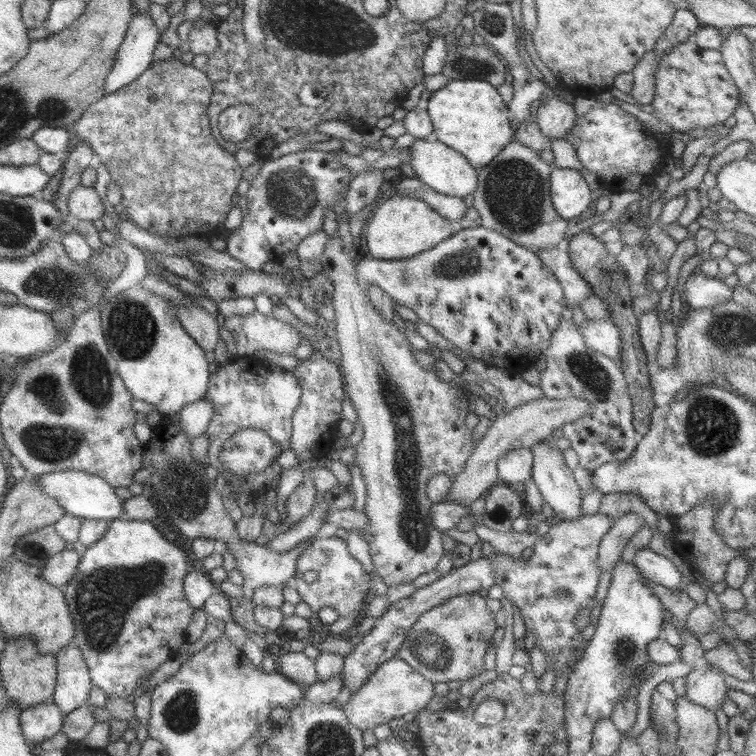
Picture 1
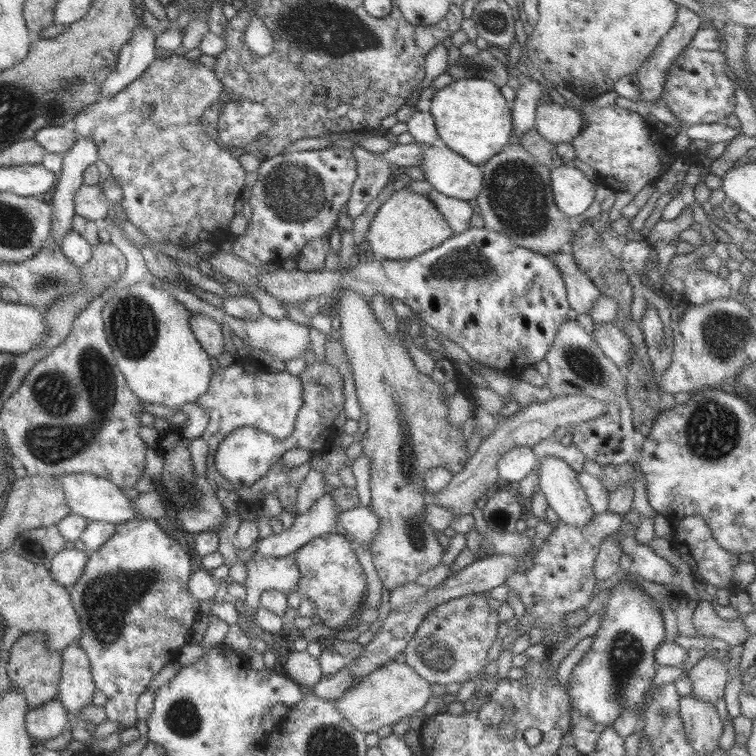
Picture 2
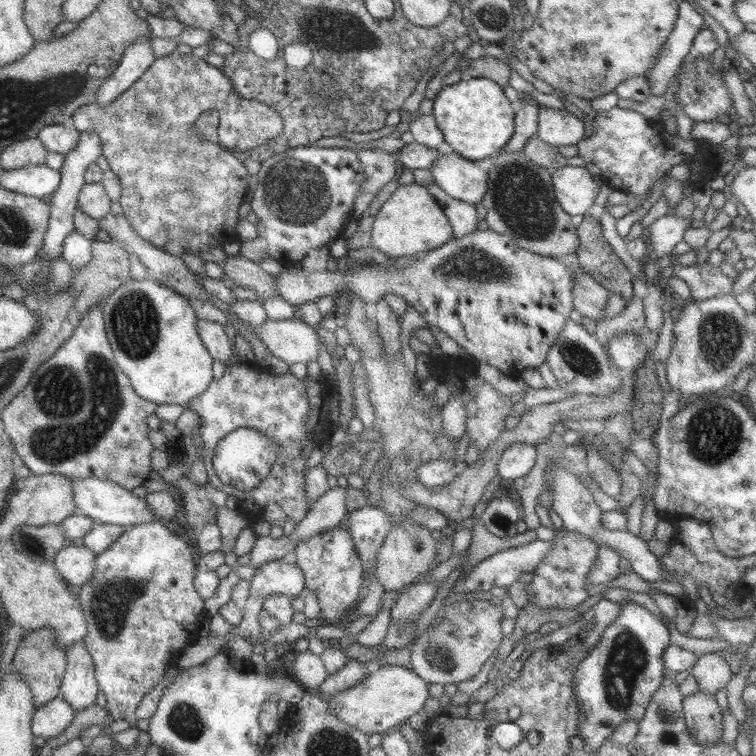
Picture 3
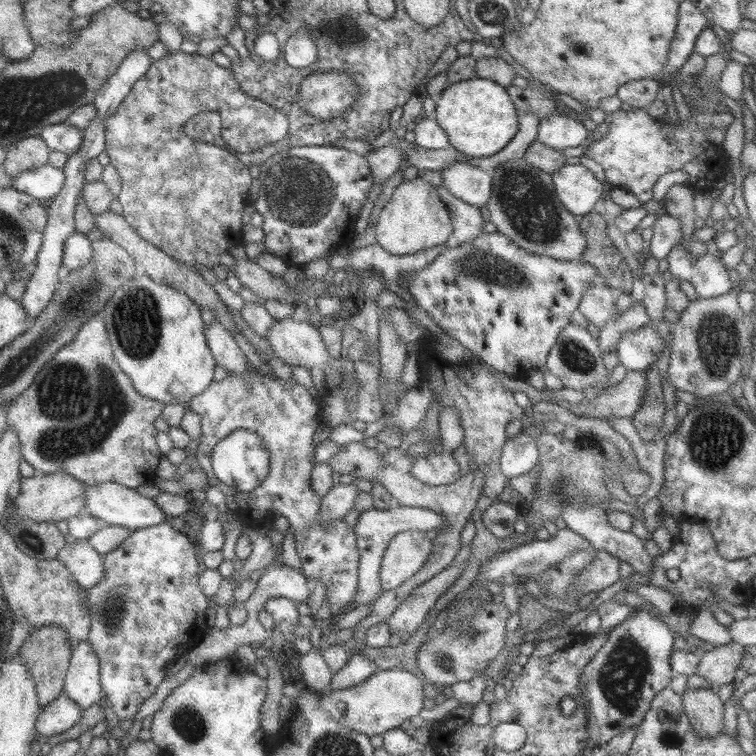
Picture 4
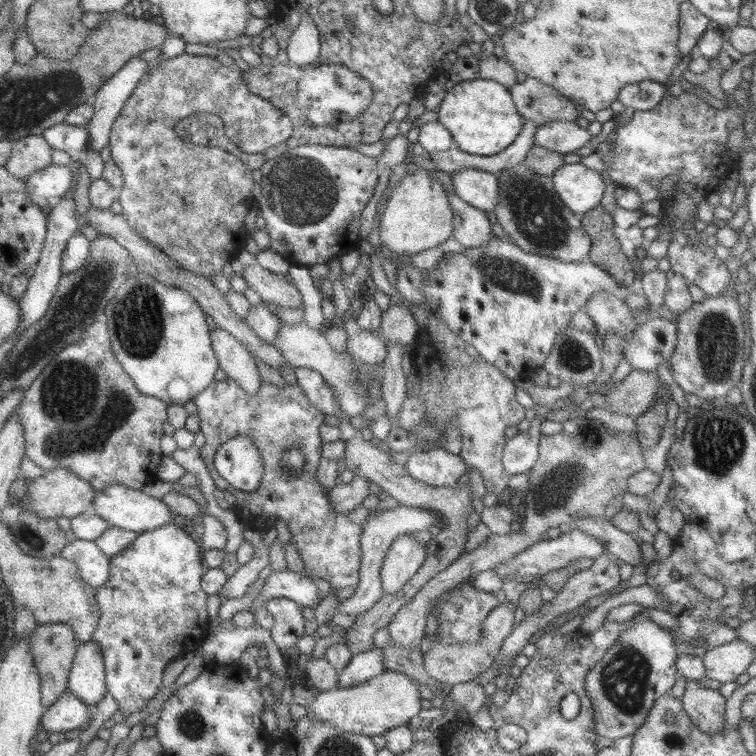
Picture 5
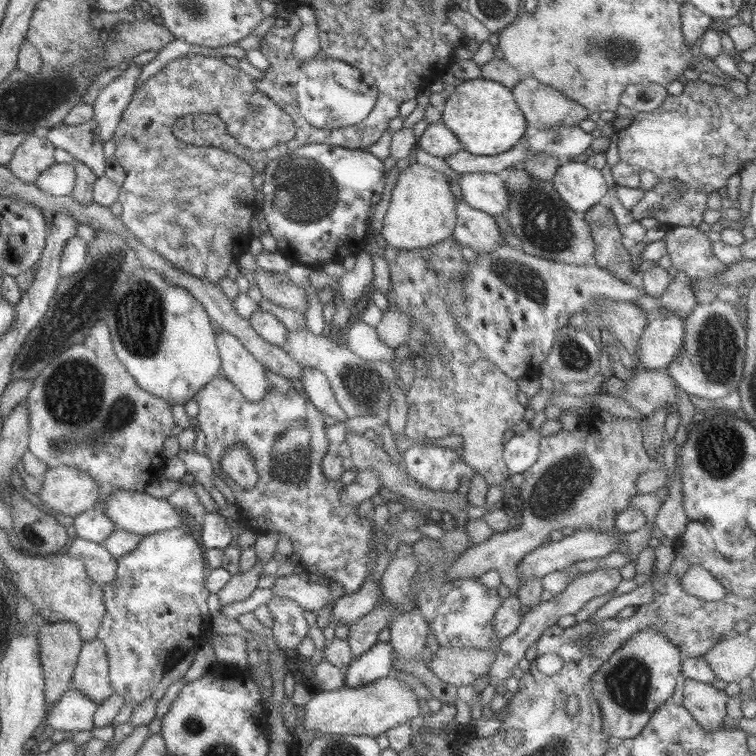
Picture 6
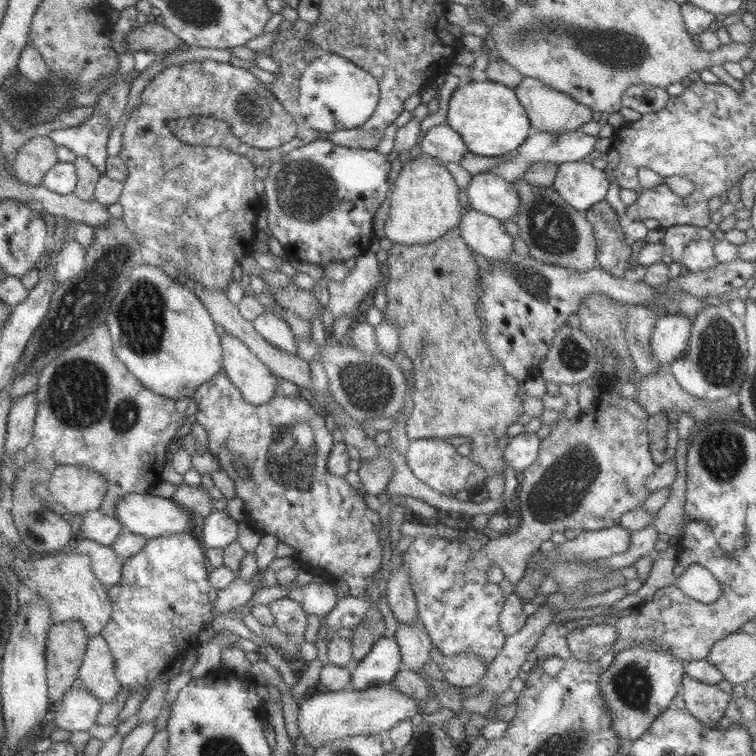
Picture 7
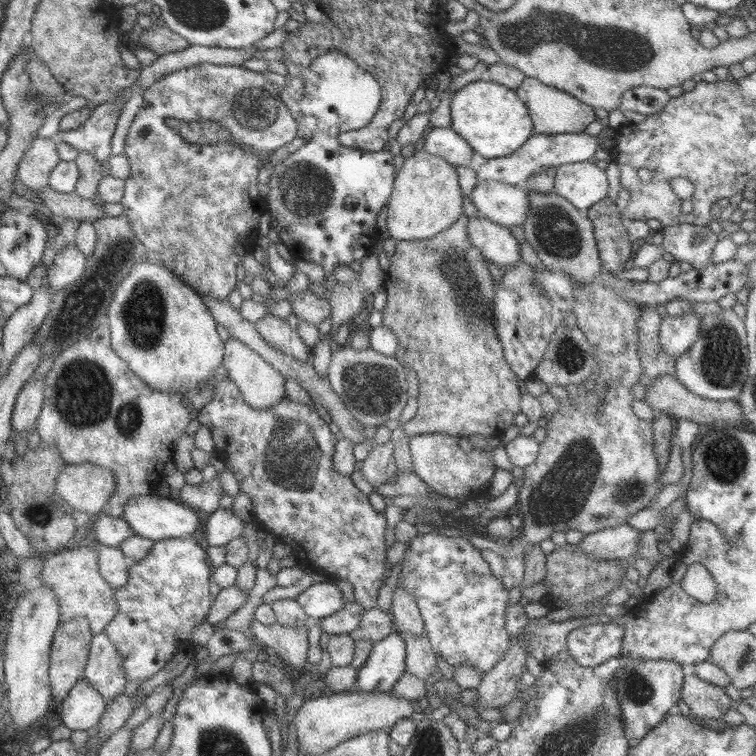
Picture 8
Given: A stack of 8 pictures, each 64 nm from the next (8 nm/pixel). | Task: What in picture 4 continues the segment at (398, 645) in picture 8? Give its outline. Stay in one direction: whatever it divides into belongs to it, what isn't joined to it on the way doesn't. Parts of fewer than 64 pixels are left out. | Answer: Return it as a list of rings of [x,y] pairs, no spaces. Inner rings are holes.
[[[351,653],[347,662],[331,675],[328,690],[351,688],[370,677],[375,670],[375,664],[369,658]]]

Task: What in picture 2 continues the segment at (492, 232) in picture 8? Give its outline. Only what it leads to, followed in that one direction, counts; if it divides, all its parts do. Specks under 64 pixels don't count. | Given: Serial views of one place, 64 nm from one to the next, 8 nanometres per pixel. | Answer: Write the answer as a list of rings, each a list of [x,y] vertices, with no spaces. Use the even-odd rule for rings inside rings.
[[[407,181],[404,188],[425,196],[437,209],[439,215],[447,222],[453,235],[469,228],[468,221],[471,217],[471,207],[464,200],[457,200],[437,192],[435,188],[425,181]]]

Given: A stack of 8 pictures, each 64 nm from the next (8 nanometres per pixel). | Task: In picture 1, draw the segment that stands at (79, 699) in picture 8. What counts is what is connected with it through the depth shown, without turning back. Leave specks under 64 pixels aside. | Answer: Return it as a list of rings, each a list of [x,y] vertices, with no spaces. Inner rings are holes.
[[[51,702],[21,709],[19,728],[28,743],[42,742],[61,730],[63,714]]]

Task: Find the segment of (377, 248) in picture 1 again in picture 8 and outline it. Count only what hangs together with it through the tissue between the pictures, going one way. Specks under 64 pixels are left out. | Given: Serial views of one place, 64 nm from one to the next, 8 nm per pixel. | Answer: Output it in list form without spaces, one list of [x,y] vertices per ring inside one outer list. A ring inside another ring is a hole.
[[[414,150],[396,170],[393,188],[387,199],[387,236],[396,241],[427,240],[451,227],[463,214],[462,192],[457,182],[455,166],[425,150]]]

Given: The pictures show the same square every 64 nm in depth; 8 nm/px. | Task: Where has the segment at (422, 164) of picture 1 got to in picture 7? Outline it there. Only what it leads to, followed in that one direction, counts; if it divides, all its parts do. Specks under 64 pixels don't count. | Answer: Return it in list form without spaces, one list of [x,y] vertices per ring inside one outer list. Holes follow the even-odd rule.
[[[493,173],[471,176],[464,191],[471,209],[499,222],[512,220],[519,209],[517,188]]]

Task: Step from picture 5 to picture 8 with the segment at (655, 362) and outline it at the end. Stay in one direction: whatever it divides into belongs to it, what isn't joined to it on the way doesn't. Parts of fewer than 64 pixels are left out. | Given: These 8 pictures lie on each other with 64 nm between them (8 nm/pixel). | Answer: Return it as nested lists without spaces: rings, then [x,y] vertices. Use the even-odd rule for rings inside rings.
[[[691,312],[682,313],[680,316],[665,316],[659,323],[657,342],[661,352],[667,356],[685,354],[686,350],[697,336],[701,325],[701,317]]]

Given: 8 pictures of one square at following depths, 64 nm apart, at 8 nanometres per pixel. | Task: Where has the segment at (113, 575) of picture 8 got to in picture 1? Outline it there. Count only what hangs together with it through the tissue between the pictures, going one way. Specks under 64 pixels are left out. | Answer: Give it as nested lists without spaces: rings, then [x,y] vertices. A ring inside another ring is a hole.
[[[70,547],[53,554],[40,569],[43,580],[47,580],[47,584],[53,584],[59,589],[67,585],[67,581],[75,575],[79,558],[80,556]]]

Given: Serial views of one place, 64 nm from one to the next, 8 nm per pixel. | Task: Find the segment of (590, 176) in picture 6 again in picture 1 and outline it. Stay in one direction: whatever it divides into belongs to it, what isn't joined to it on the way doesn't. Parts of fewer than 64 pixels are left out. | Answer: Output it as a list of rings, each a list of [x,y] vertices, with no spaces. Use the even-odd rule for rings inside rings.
[[[555,167],[549,173],[549,196],[554,212],[562,219],[577,217],[594,196],[579,171]]]

